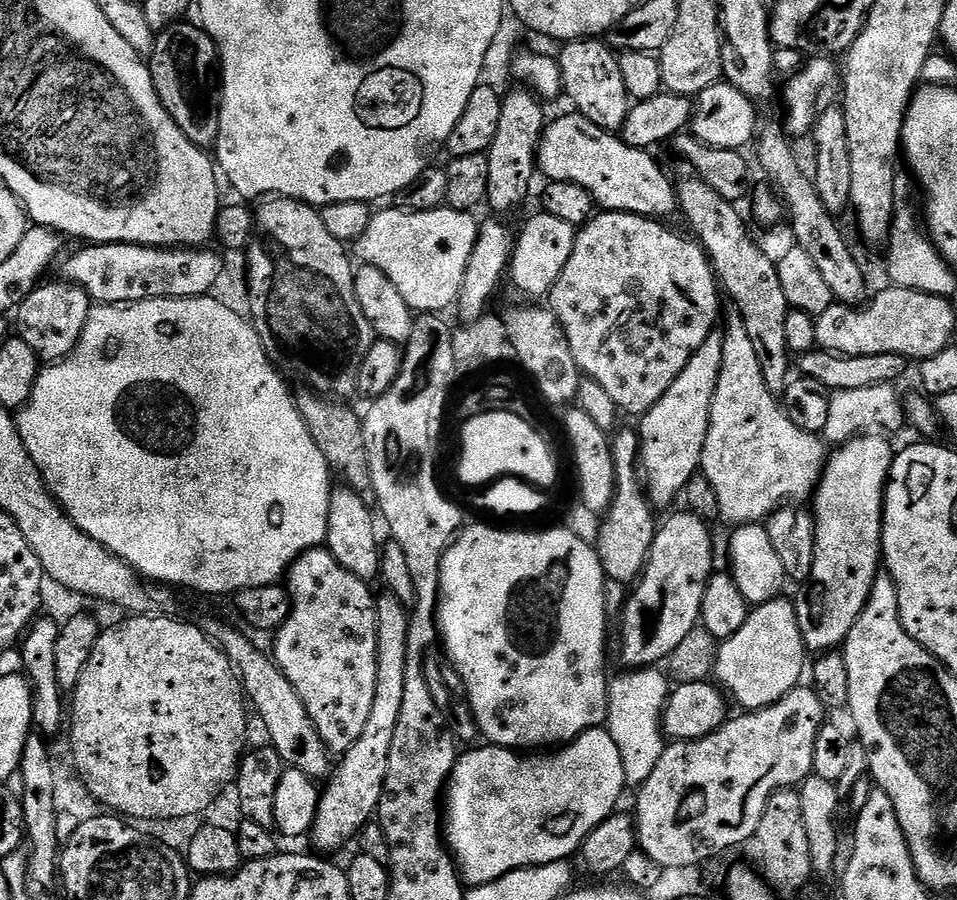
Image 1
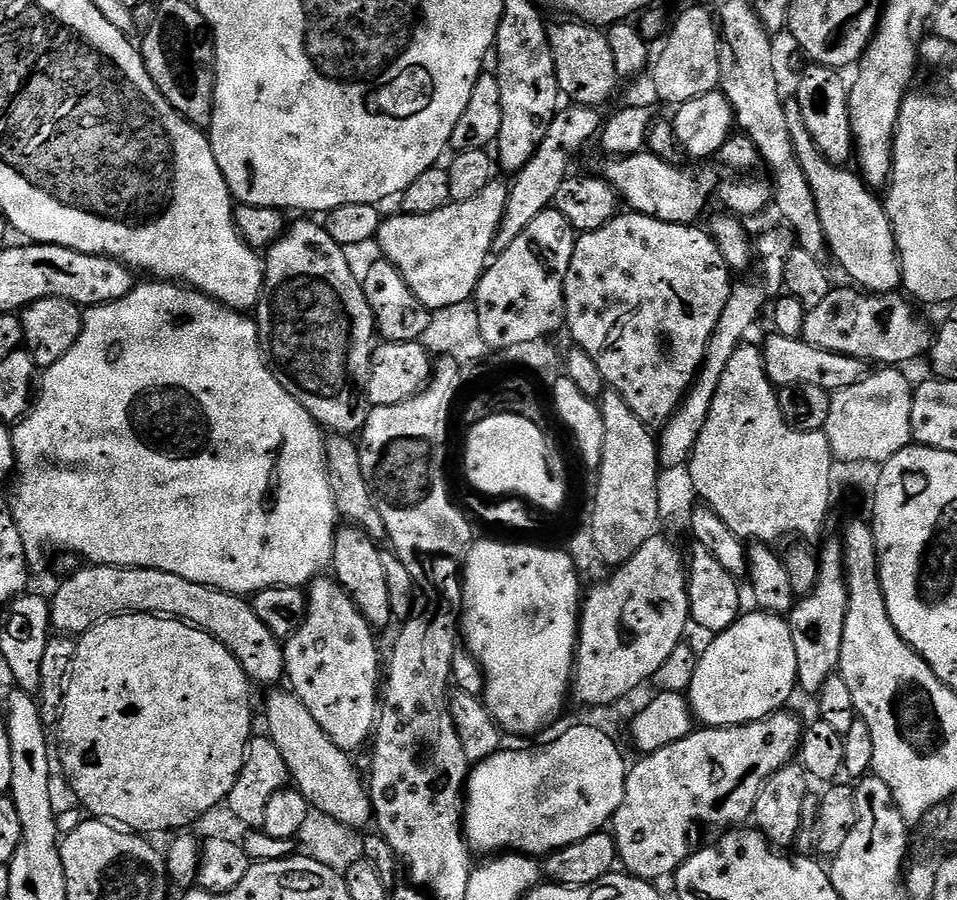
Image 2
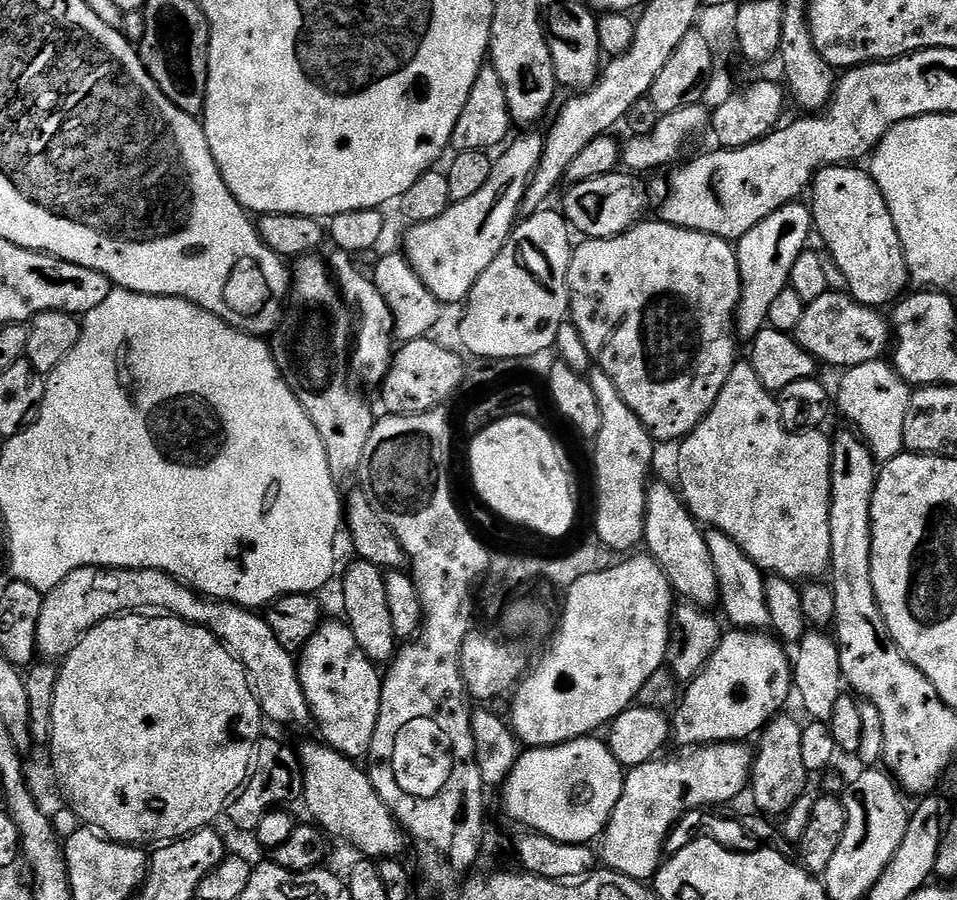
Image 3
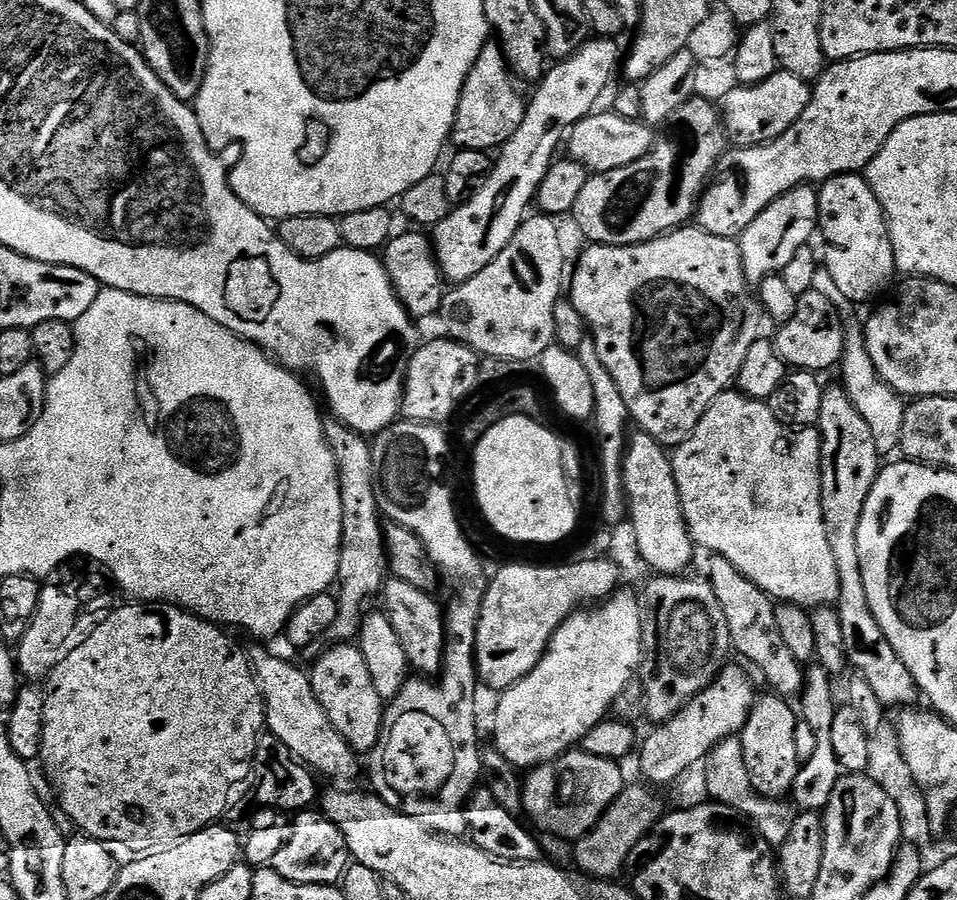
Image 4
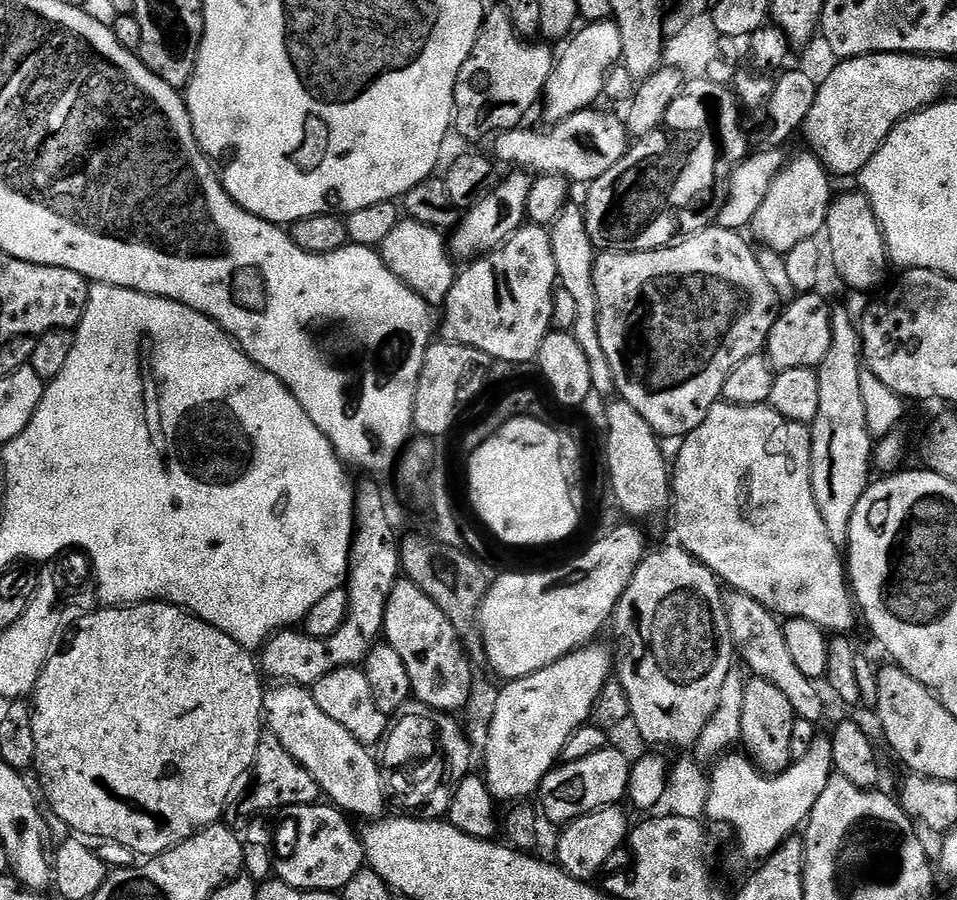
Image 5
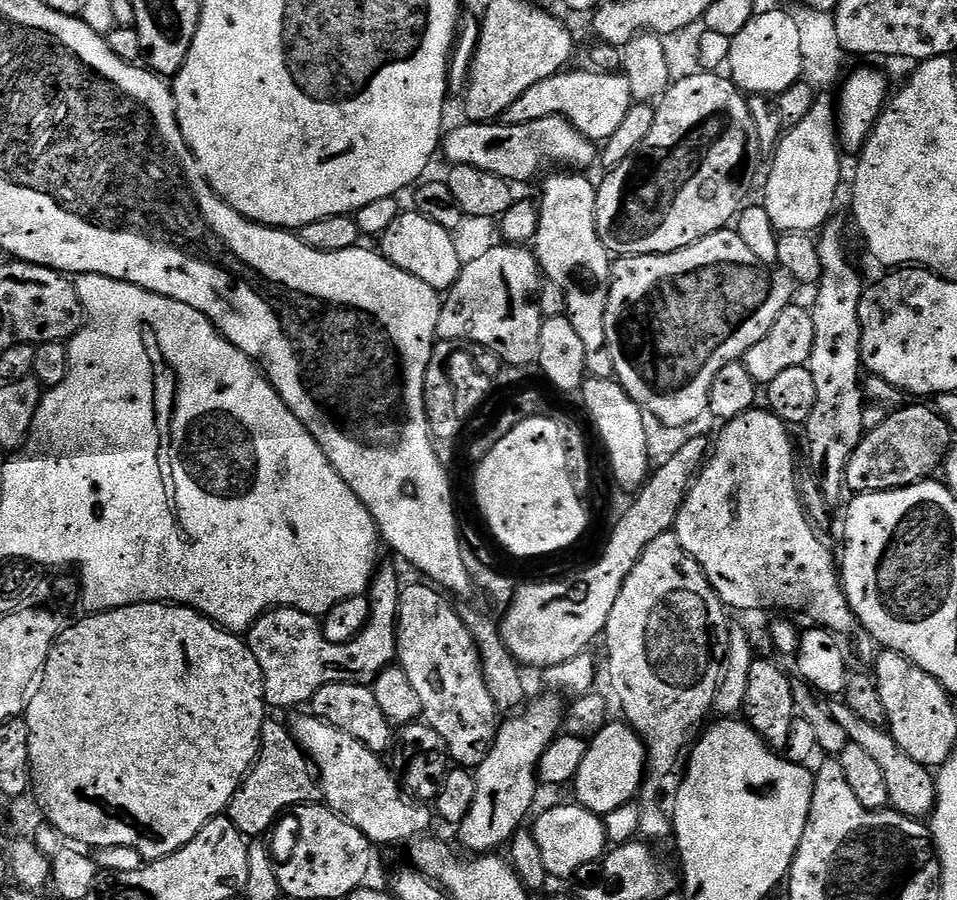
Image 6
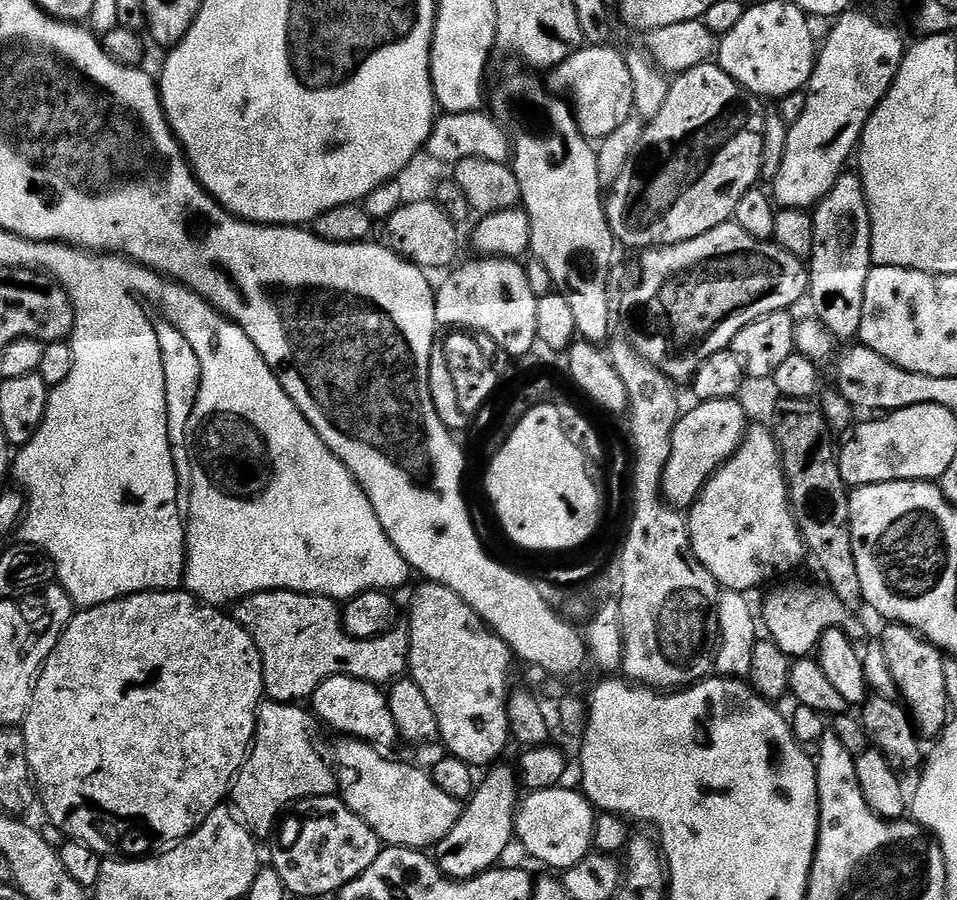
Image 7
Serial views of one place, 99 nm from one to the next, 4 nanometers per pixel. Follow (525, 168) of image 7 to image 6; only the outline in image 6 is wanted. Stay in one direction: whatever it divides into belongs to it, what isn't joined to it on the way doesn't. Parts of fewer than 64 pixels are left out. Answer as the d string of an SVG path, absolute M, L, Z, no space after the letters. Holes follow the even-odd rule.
M572 170L557 171L557 176L552 176L544 184L544 193L538 199L538 211L540 214L540 221L536 227L536 238L534 241L534 255L537 264L540 265L541 273L547 279L558 282L558 286L562 286L562 294L566 298L566 306L568 307L567 315L574 322L574 330L578 333L578 339L582 342L582 346L586 350L586 366L588 367L588 376L592 378L608 378L614 373L614 362L610 358L610 350L606 342L606 310L608 309L608 287L612 285L612 265L613 261L610 259L610 253L606 250L606 246L602 246L602 238L598 238L598 226L596 225L596 190L597 185L591 184L587 180L587 175L577 174Z

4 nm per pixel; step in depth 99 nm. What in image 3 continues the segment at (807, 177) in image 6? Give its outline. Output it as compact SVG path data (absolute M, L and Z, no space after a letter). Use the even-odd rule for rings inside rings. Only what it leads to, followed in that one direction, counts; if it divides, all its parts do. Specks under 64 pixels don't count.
M793 202L762 218L762 222L758 222L758 226L754 226L754 230L750 230L735 245L740 271L740 301L736 307L734 332L741 341L751 342L768 324L770 306L774 298L789 287L790 270L794 270L798 254L805 252L807 244L804 243L813 232L811 207L804 202Z

